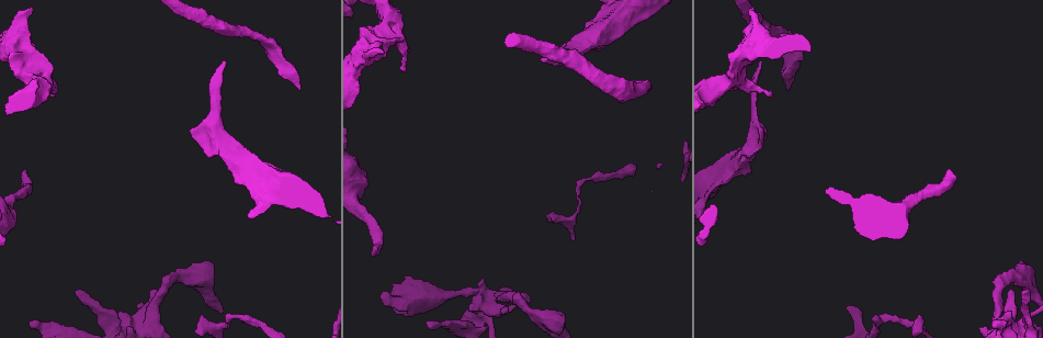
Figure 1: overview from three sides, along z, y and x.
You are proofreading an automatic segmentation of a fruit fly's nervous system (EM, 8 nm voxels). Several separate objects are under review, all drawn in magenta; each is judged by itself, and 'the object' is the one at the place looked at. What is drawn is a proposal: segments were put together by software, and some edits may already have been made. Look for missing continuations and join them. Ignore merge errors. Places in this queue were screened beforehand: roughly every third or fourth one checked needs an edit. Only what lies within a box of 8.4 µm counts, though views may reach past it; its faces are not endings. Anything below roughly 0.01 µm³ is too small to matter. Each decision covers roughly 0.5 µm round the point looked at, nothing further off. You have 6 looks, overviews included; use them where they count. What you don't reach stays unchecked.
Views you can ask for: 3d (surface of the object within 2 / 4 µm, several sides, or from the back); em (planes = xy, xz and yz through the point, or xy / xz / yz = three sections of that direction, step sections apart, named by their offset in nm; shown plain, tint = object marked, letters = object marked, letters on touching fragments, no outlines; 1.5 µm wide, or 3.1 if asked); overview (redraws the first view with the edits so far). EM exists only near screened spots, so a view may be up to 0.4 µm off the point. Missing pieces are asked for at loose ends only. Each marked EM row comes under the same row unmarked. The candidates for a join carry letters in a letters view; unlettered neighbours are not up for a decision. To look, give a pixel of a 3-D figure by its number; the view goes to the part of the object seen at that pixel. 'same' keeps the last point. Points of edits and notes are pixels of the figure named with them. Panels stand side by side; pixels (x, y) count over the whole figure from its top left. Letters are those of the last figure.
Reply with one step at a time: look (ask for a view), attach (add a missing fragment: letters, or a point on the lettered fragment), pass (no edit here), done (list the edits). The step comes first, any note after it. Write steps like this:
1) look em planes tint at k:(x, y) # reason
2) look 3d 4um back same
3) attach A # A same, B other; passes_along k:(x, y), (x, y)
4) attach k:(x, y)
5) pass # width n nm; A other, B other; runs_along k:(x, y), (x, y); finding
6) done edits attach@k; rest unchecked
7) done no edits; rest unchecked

look 3d 2um at 1:(238, 184) # stops while still wide

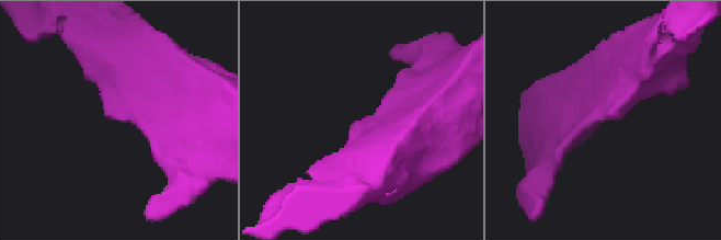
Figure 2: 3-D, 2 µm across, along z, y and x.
look em yz step 4 letters at 2:(362, 121)

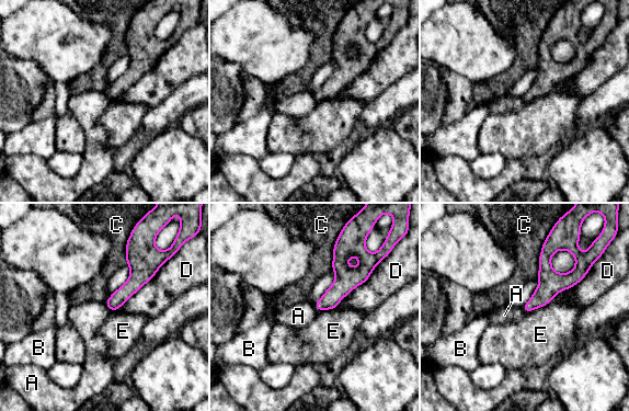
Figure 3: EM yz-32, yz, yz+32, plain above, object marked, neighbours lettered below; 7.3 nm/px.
pass # A other, B other, C other, D other, E other; border 3:(103, 303), (111, 311); none of them fits

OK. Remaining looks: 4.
look em planes tint at 1:(506, 312) # an open end

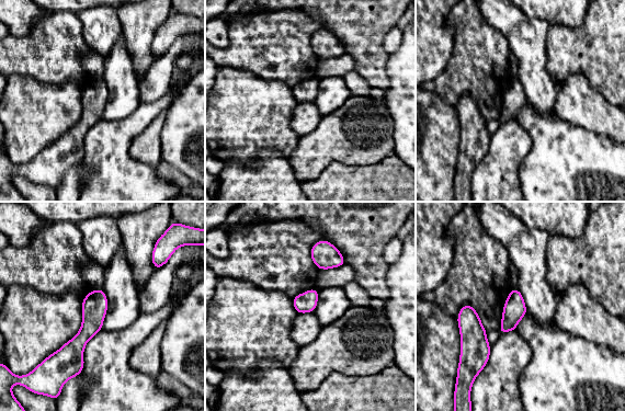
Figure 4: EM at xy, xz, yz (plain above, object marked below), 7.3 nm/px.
look em planes letters same # see the neighbours

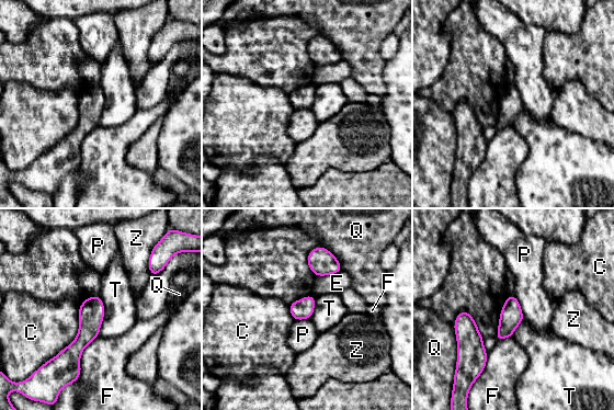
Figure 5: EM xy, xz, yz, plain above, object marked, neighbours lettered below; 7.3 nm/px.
pass # C other, E other, F other, P other, Q other, T other, Z other; border 5:(514, 296), (524, 318); none of them fits

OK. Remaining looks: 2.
look em planes letters at 1:(948, 171) # free end

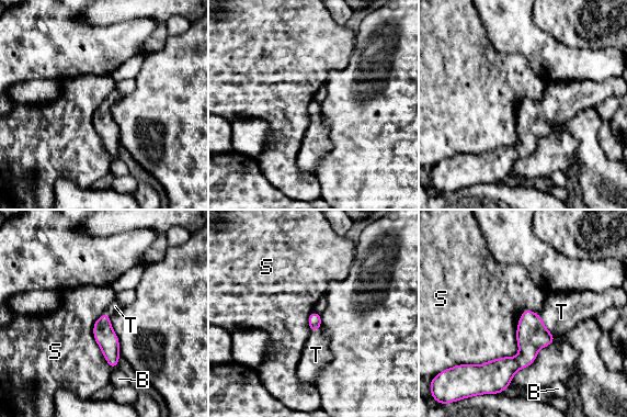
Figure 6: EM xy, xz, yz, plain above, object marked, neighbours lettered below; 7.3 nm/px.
attach T # longest_contact S 650 nm; B other, S other, T same; it goes on there

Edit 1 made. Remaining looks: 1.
done edits attach@6; rest unchecked

